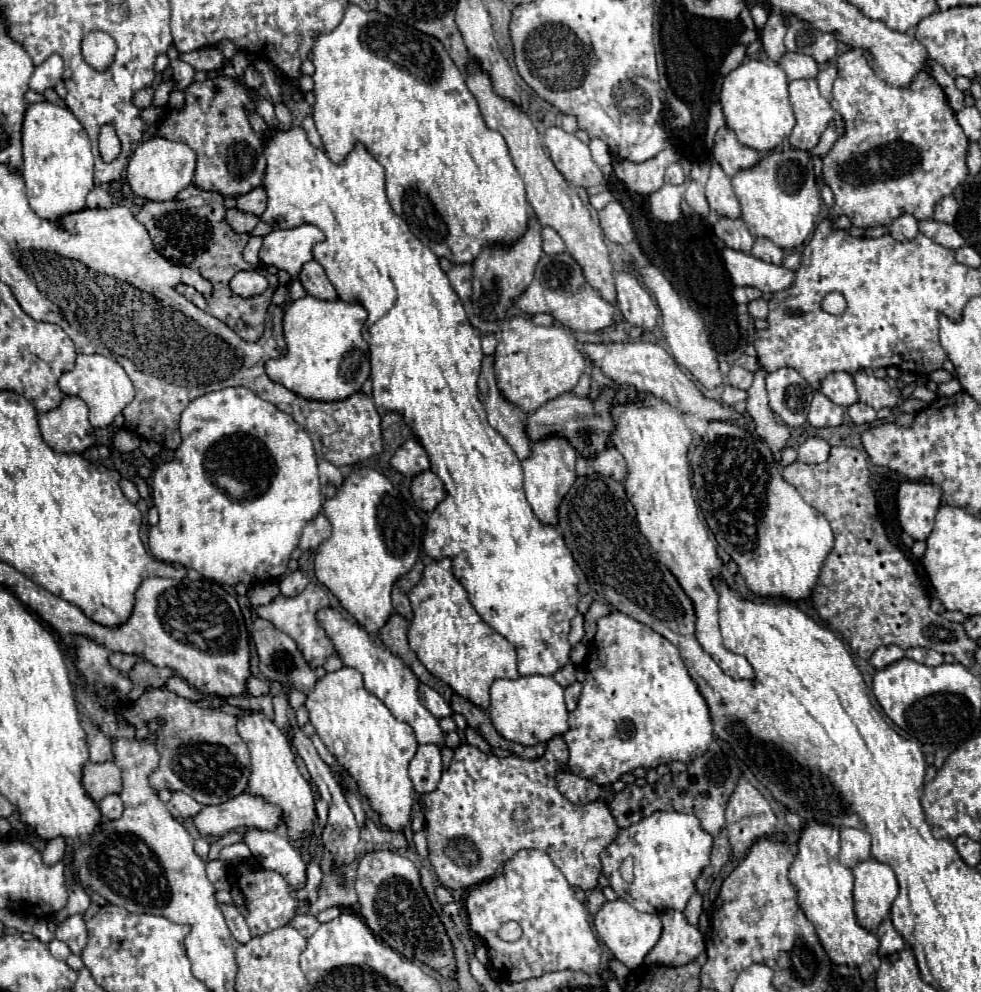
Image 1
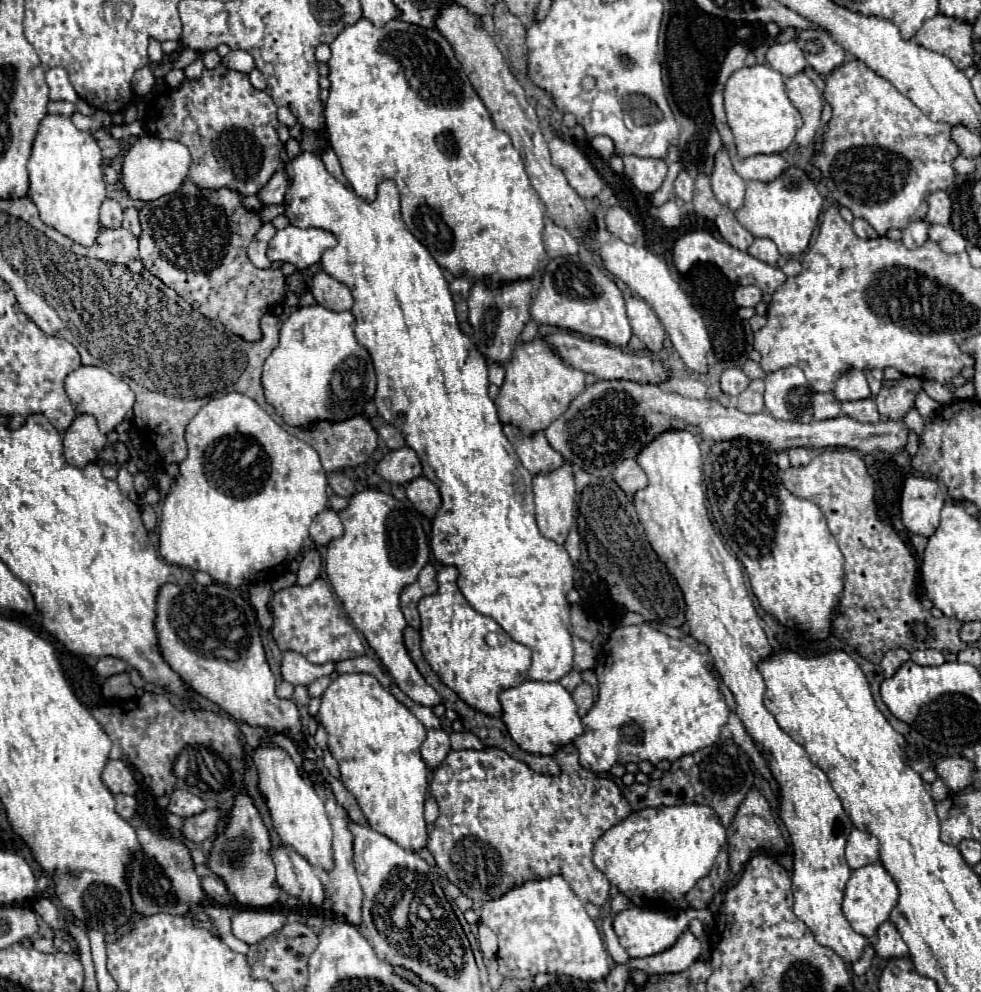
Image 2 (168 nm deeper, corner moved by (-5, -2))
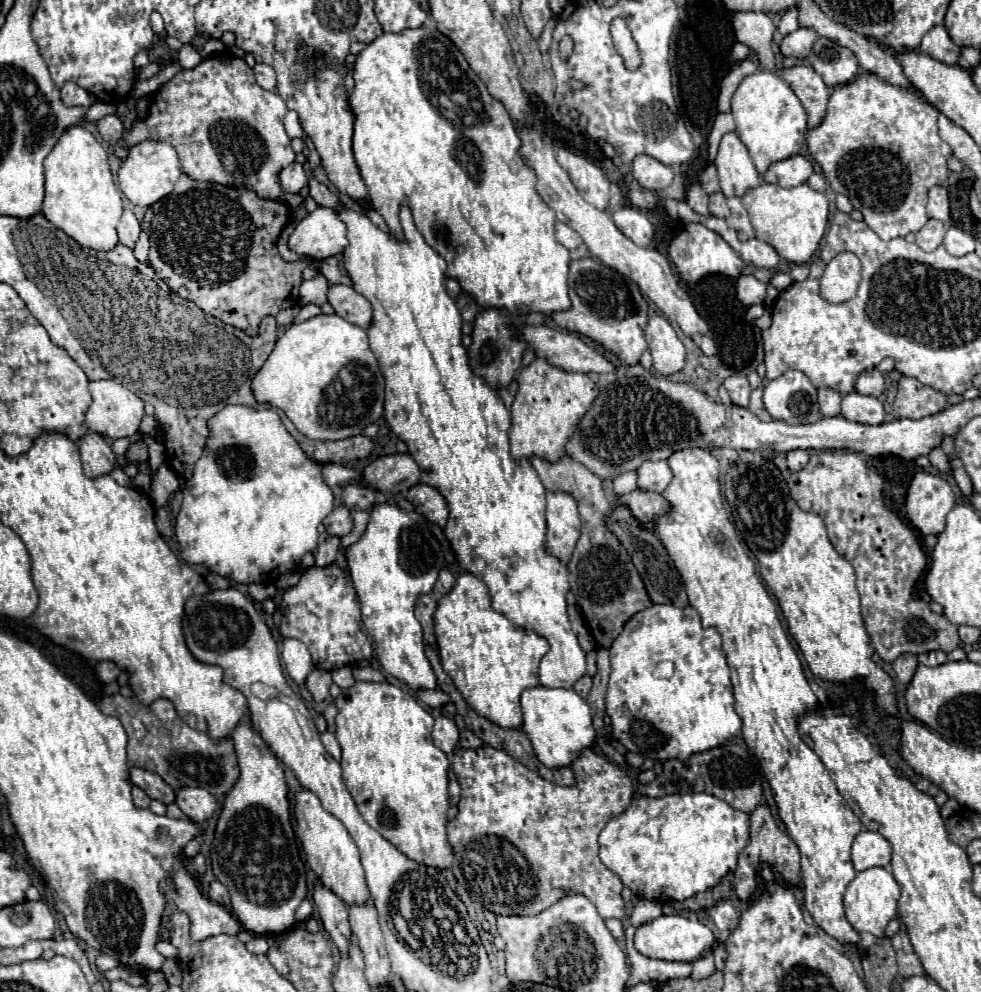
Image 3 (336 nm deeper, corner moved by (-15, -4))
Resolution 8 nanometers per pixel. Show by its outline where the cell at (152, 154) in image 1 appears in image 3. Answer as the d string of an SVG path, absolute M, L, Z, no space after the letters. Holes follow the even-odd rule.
M144 140L128 150L128 158L118 172L118 184L120 184L120 190L126 194L126 198L132 204L152 206L154 202L162 200L164 196L168 196L174 190L176 180L182 174L184 174L182 164L180 164L176 148L172 144L158 142L158 140Z

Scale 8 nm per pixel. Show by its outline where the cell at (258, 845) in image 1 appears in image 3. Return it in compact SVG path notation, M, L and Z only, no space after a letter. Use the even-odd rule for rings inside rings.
M320 882L314 884L312 898L314 898L314 904L316 904L318 912L320 912L320 918L322 918L322 924L326 928L326 932L332 936L334 944L344 954L348 944L350 944L348 906L332 890L328 890Z

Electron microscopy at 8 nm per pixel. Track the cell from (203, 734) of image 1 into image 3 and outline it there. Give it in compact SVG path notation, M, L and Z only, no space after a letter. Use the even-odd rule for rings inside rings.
M114 694L100 700L100 710L108 716L116 716L124 726L128 734L128 766L138 766L158 774L170 788L180 790L184 786L196 786L222 798L238 782L240 770L232 738L212 740L208 734L190 728L176 714L170 700L158 698L150 706L144 706L136 698Z

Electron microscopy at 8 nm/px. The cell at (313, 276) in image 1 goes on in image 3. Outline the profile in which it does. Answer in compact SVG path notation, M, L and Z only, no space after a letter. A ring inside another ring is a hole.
M334 284L328 290L328 302L336 310L338 316L352 324L360 324L360 328L368 328L372 318L370 302L358 294L352 286L346 284Z

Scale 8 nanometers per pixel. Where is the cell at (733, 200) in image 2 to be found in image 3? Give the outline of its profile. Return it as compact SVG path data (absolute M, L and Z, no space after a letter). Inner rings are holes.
M726 134L720 142L720 150L716 156L716 168L720 176L720 188L726 198L738 196L742 198L750 188L762 184L746 146L740 142L736 134Z

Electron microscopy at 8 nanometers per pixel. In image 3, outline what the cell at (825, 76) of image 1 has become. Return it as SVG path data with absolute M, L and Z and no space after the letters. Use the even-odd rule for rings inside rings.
M806 182L794 188L760 184L742 198L742 204L750 216L756 238L772 244L784 260L804 264L818 250L828 224L828 198L818 190L812 190Z

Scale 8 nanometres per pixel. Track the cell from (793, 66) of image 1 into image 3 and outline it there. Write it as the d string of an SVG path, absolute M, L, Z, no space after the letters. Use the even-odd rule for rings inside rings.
M798 28L796 32L784 36L780 48L782 48L782 56L784 58L808 58L812 44L816 42L816 32L812 32L810 28Z

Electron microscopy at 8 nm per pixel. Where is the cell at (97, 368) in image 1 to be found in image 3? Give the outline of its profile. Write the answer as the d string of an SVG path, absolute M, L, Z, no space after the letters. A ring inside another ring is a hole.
M92 380L90 382L92 404L86 412L86 424L92 432L100 432L112 440L134 436L138 432L138 424L144 416L144 402L126 386L116 384L114 380Z

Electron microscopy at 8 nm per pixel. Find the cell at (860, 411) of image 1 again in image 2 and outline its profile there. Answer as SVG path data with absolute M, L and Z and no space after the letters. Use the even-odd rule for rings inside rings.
M864 398L864 400L852 400L852 402L842 402L840 404L842 412L858 422L878 422L878 410L876 410L876 402L872 398Z

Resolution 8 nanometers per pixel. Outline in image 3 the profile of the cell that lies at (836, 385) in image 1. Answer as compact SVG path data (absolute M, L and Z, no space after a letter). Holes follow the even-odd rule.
M872 368L872 370L866 370L858 376L856 384L854 384L854 390L858 394L866 394L866 396L880 396L884 390L886 390L886 380L884 376L880 374L880 370Z

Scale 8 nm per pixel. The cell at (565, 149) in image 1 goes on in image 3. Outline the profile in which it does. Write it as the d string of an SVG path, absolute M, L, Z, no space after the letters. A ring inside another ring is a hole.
M564 148L558 150L556 160L570 174L570 180L574 182L576 190L580 192L580 196L586 202L590 202L592 206L596 206L600 210L608 208L610 182L598 166L594 166L586 158L582 158L570 150L564 150Z

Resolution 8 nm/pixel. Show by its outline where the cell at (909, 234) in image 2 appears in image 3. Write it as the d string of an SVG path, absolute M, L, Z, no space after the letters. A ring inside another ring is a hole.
M928 220L926 226L916 232L916 244L924 250L924 252L932 252L942 244L946 226L940 220Z

